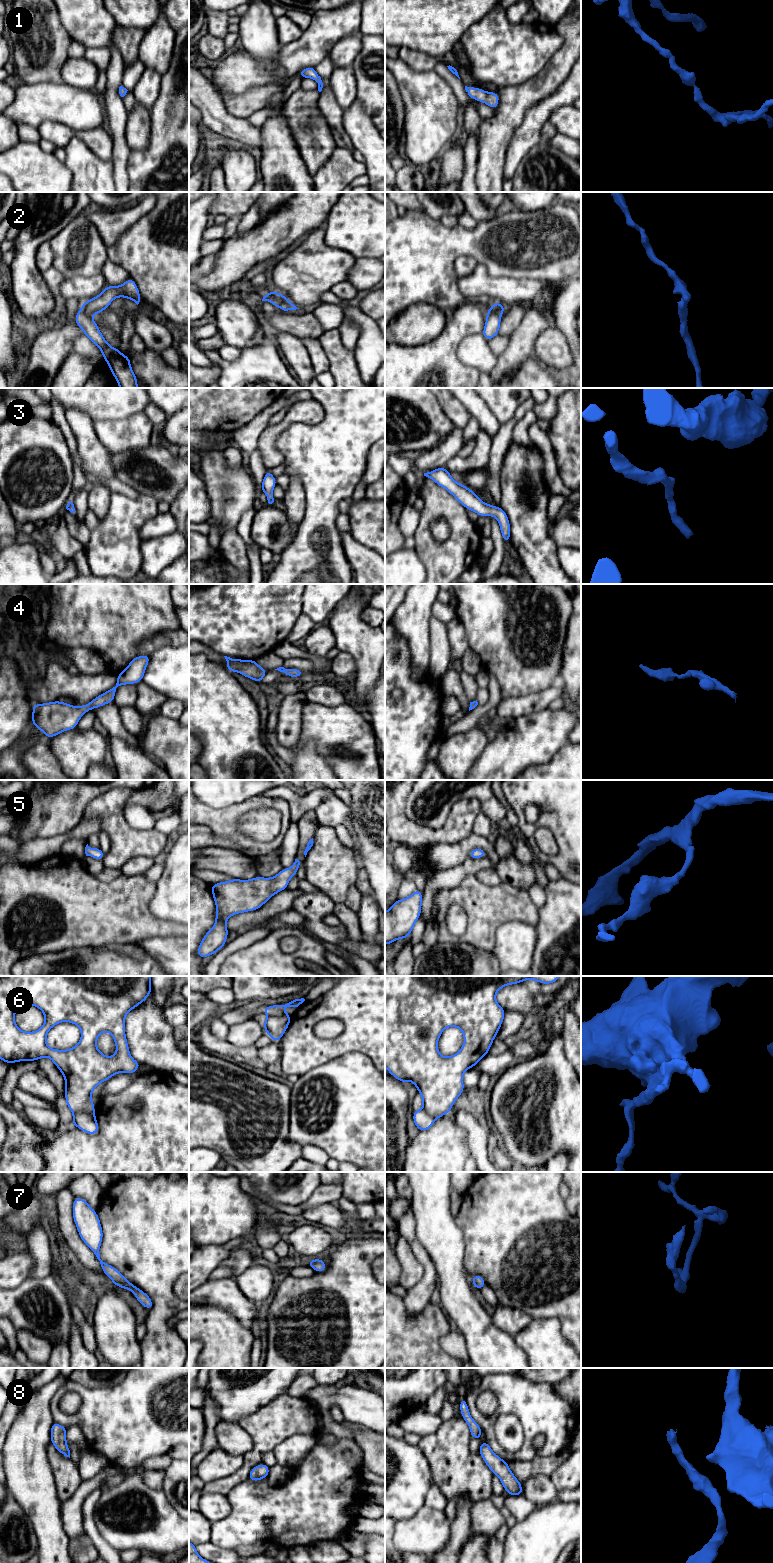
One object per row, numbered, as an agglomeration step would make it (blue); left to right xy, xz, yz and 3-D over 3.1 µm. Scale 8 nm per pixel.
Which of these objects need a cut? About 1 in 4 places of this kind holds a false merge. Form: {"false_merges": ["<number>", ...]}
{"false_merges": ["2", "6"]}

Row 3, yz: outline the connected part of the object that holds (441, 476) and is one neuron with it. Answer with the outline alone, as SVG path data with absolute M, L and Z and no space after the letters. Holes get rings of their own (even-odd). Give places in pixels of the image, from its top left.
M445 467L424 473L424 476L432 479L437 485L446 489L467 510L477 513L480 517L493 516L500 525L500 531L504 542L511 542L510 522L506 512L501 507L484 503L473 490L461 483L457 483Z

